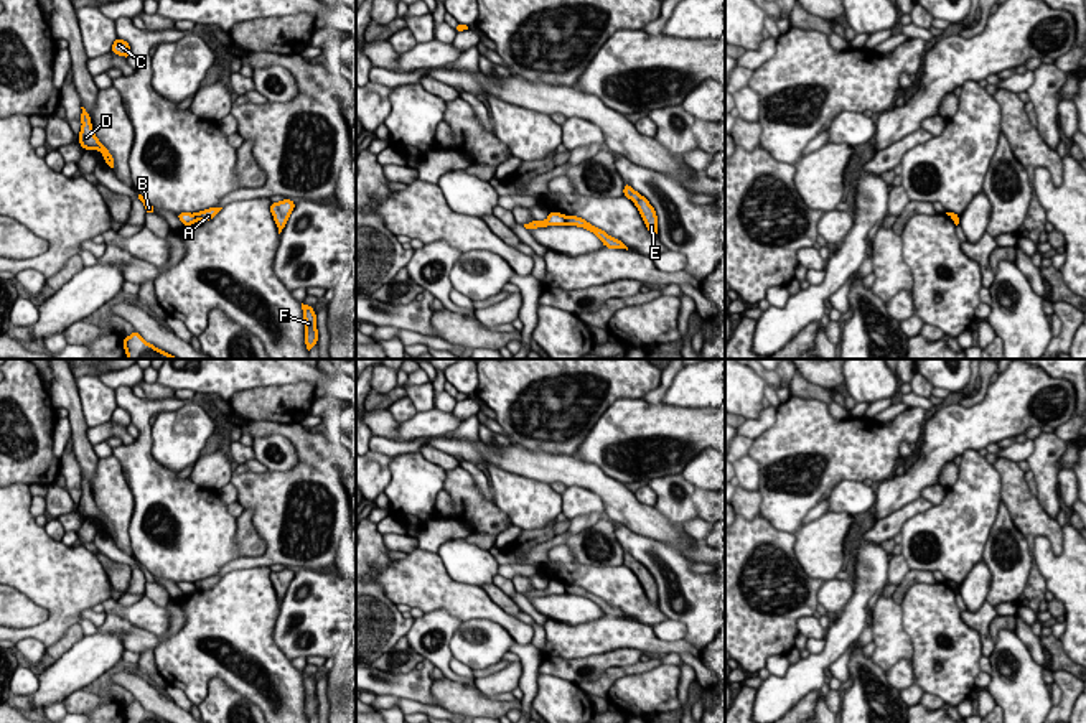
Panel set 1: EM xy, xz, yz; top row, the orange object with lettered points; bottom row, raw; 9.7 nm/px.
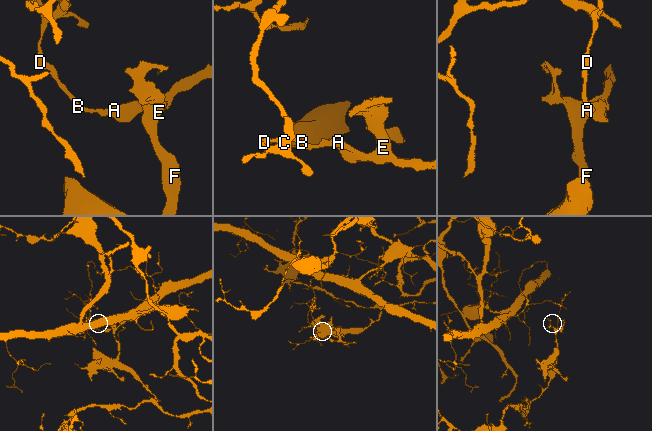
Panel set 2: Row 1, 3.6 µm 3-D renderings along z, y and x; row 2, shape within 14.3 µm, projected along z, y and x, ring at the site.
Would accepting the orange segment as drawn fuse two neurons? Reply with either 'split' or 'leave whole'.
split

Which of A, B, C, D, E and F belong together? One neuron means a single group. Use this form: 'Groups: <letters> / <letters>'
Groups: A E F / B C D

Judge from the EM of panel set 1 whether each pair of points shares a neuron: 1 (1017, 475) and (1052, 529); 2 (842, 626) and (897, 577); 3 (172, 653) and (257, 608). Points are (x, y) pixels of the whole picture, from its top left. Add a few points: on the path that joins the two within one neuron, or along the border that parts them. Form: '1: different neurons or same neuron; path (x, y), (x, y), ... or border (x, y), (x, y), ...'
1: same neuron; path (1017, 489), (1019, 499), (1037, 517)
2: different neurons; border (890, 559), (887, 578)
3: same neuron; path (193, 639), (205, 633), (221, 633), (236, 618)

